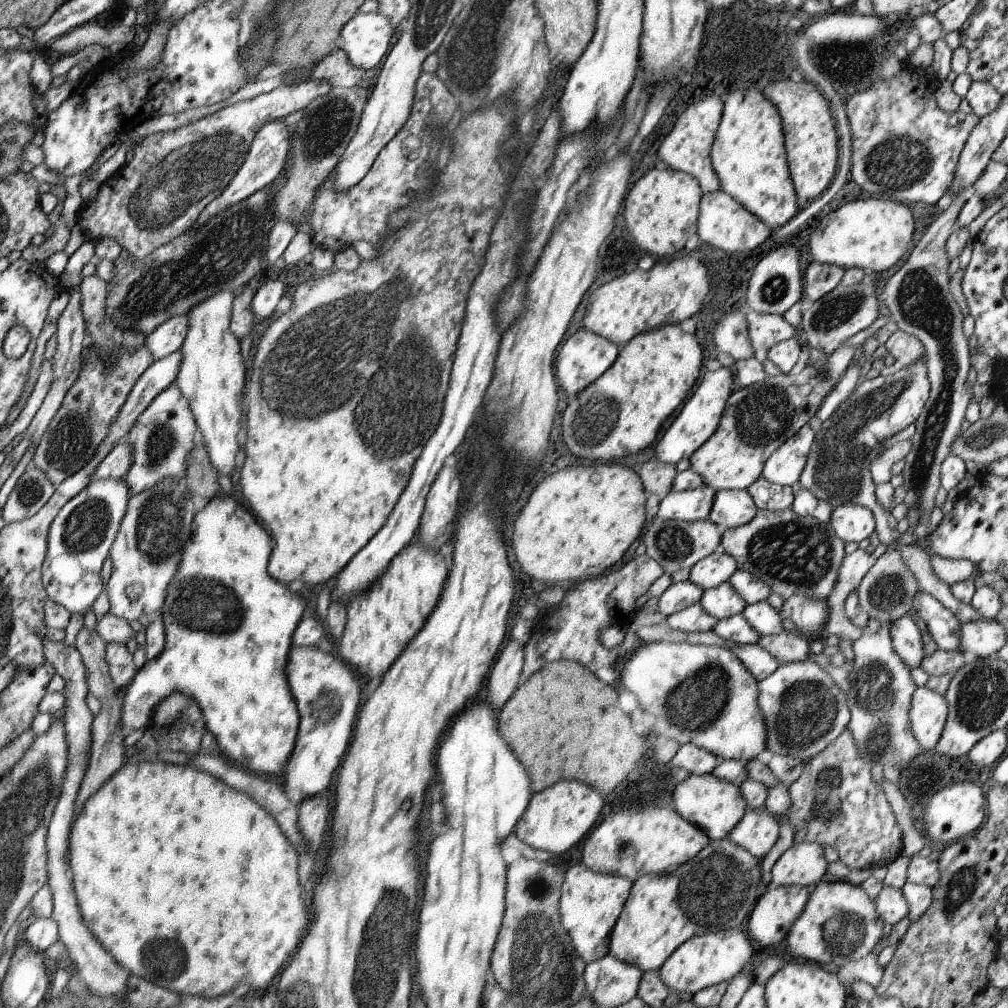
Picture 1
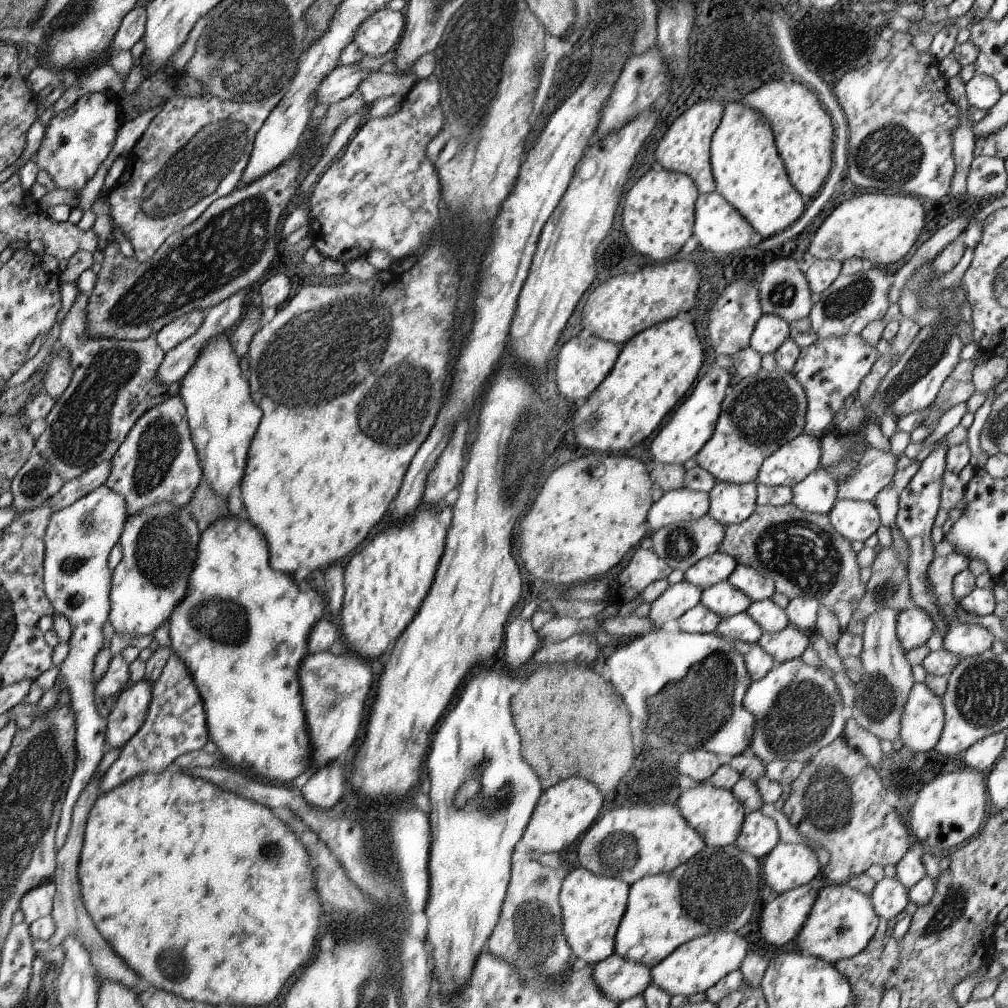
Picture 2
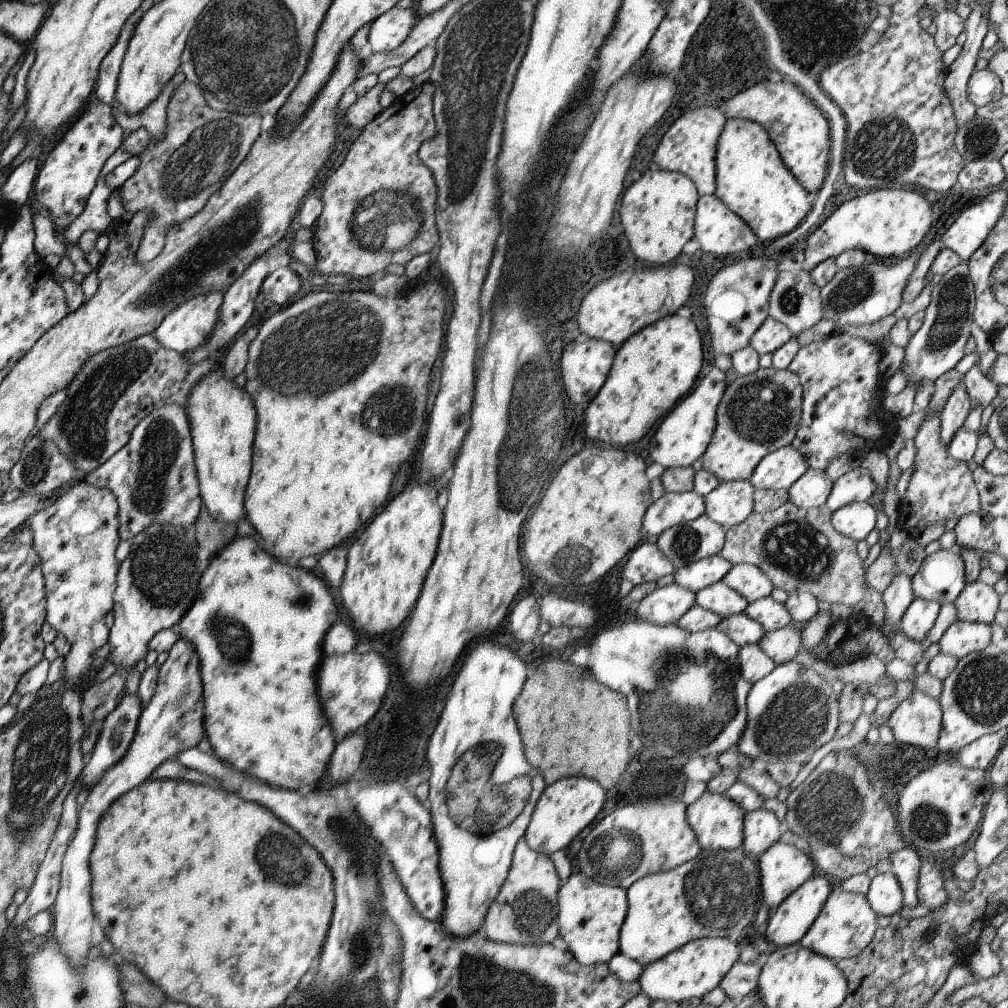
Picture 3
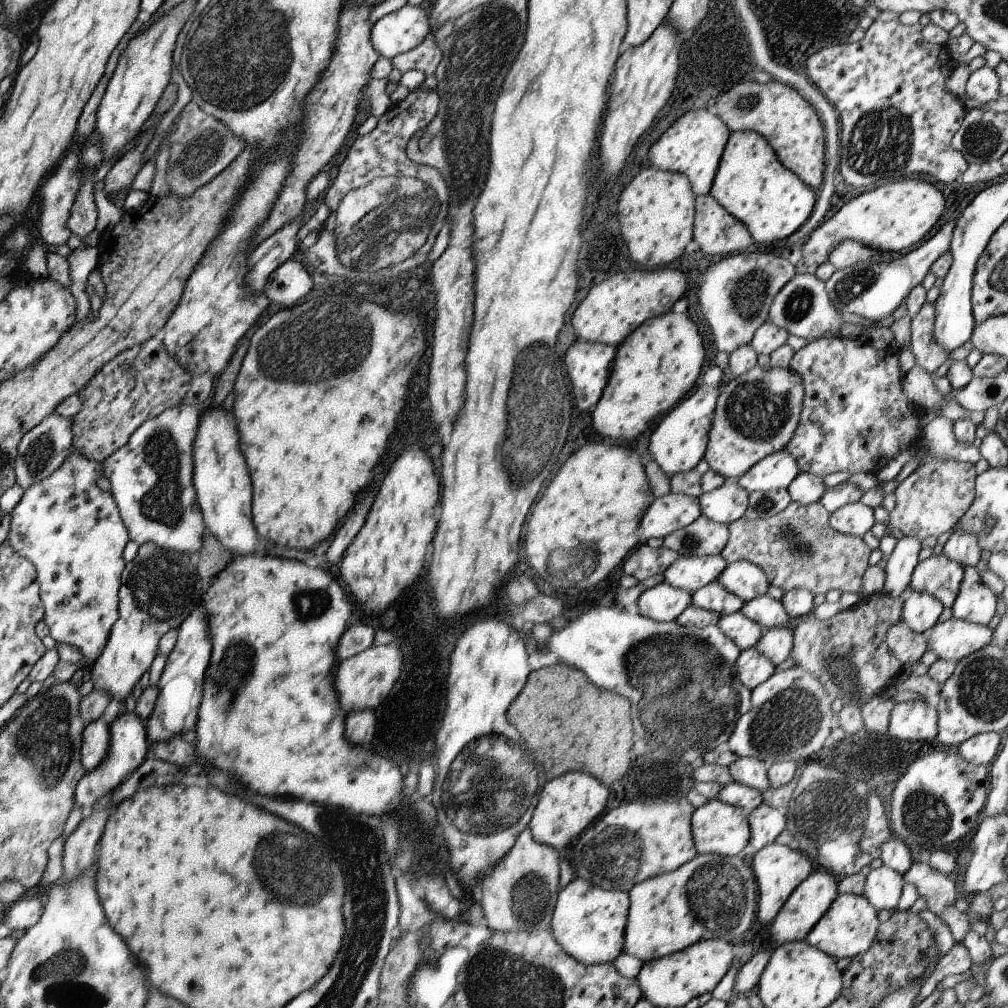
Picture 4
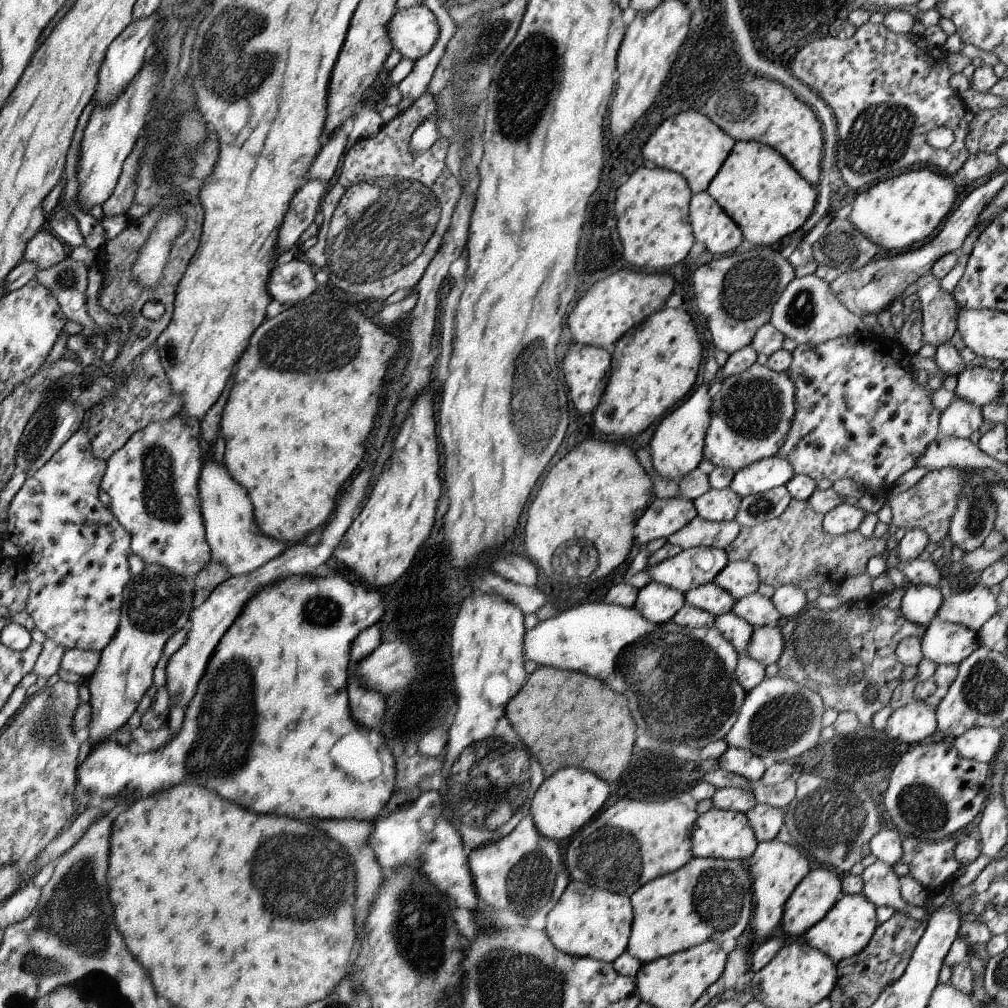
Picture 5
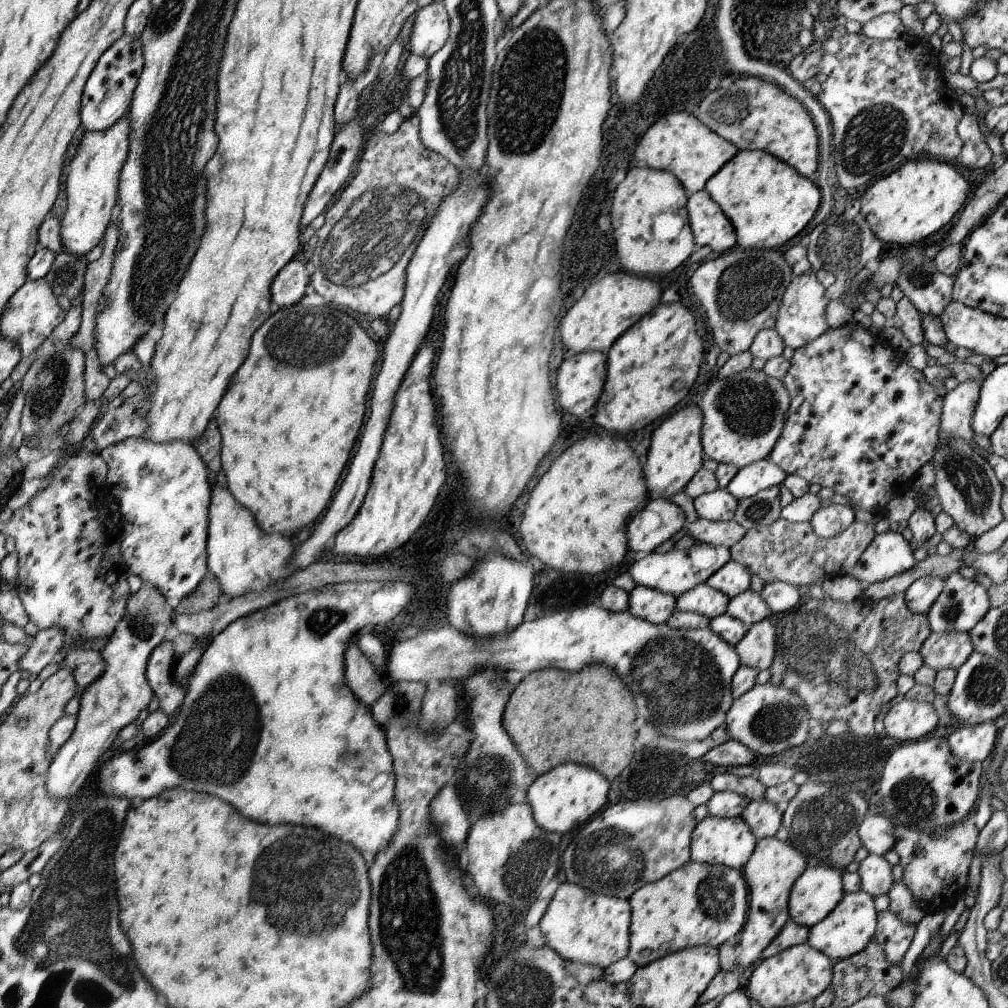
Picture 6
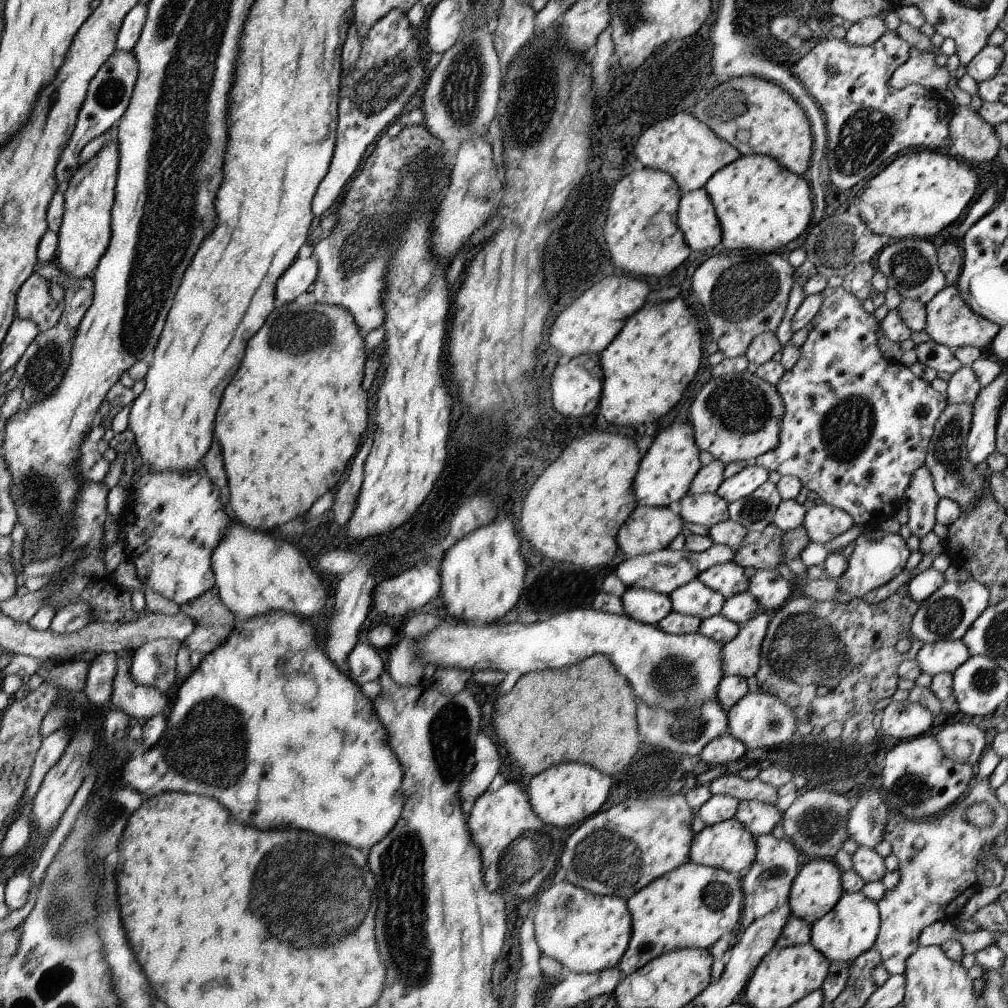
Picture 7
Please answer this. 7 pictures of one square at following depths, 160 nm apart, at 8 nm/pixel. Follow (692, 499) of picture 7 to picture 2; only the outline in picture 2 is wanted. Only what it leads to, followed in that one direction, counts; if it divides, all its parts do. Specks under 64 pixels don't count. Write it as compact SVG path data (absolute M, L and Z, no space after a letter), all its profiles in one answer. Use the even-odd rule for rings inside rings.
M717 482L709 493L709 516L725 528L747 520L757 506L756 482Z

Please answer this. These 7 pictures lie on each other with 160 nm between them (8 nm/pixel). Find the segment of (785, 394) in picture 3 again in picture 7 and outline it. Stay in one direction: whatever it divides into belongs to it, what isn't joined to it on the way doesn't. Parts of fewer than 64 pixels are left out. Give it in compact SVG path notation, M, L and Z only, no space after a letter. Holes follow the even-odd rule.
M744 370L712 378L692 402L689 422L699 449L727 465L732 461L754 461L776 448L784 414L784 402L777 388Z

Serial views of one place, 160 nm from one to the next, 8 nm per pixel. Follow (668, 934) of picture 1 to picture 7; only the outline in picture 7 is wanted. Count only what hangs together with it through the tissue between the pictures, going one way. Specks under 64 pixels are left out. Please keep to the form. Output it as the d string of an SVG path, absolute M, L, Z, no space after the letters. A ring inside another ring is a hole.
M688 861L647 884L627 901L632 932L618 968L624 978L661 954L685 948L709 949L726 933L735 933L744 895L741 877Z

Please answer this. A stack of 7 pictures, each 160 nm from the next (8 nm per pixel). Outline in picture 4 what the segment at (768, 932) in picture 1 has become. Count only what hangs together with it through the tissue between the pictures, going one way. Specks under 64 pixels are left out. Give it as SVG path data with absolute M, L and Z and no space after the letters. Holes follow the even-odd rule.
M812 872L788 897L780 912L774 917L770 926L772 942L780 946L784 943L804 941L813 926L826 914L838 894L838 880L830 872Z

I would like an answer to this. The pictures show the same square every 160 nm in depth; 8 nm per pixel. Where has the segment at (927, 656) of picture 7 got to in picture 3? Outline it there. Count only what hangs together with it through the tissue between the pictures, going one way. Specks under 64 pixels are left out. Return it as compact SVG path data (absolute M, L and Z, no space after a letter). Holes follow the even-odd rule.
M957 620L939 640L940 652L958 659L984 650L990 643L991 629L986 623Z

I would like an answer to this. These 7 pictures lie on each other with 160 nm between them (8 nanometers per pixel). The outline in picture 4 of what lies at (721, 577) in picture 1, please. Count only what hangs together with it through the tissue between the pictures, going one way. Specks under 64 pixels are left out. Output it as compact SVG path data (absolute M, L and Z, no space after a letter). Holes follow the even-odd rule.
M680 555L663 574L665 581L689 593L717 581L728 566L727 560L720 555L682 556Z

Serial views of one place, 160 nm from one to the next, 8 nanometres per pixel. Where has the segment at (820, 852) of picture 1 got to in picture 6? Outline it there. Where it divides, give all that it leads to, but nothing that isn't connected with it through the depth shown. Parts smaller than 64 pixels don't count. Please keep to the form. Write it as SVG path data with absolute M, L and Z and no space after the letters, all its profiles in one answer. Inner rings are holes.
M768 837L757 842L752 857L742 872L749 891L747 920L737 947L735 974L739 977L751 964L762 959L764 948L778 936L790 920L789 897L792 886L807 868L807 858L778 838Z

